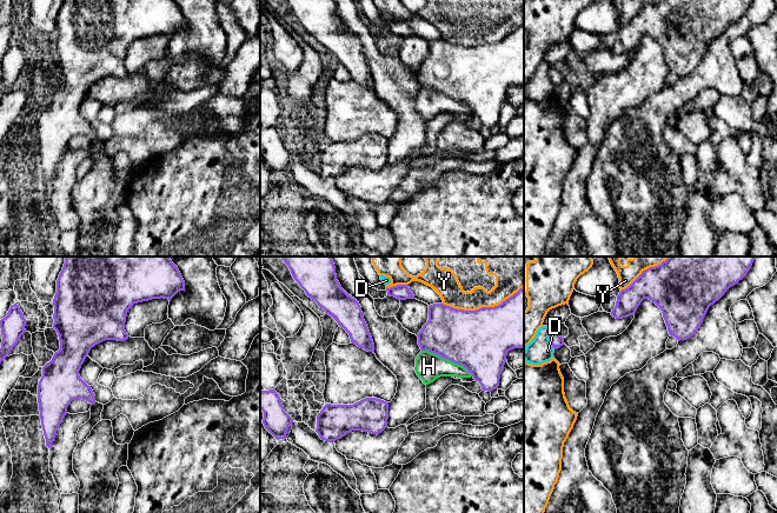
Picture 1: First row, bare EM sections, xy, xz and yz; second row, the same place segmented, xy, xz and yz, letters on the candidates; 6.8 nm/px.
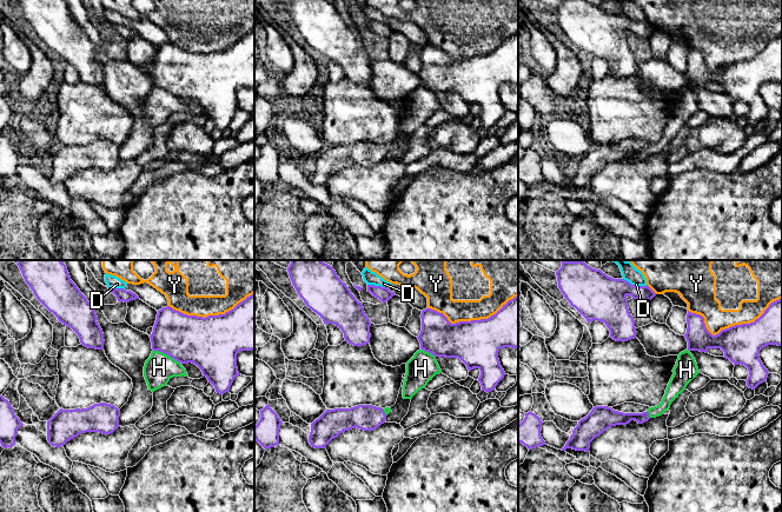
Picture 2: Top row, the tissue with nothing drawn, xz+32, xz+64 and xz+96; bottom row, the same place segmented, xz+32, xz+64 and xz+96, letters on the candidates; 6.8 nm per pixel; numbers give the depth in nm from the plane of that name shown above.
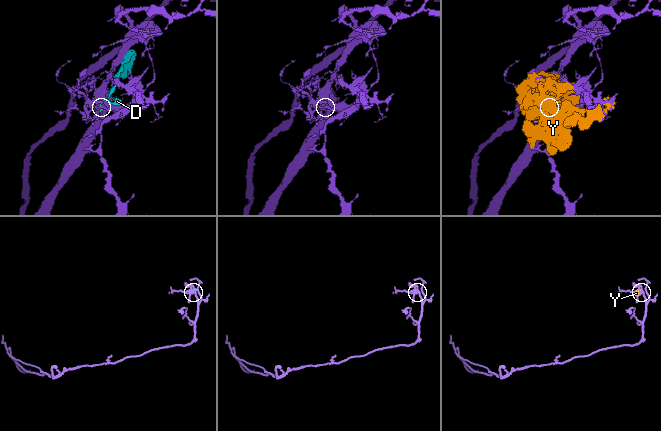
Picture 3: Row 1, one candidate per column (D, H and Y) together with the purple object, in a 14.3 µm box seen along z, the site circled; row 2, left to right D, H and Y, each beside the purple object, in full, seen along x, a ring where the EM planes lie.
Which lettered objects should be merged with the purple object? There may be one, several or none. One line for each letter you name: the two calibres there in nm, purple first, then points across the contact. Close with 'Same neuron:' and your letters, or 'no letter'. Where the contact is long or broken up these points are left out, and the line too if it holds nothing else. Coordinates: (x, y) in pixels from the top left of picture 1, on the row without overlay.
H: Thickness 400 nm (purple) against 190 nm
Same neuron: H

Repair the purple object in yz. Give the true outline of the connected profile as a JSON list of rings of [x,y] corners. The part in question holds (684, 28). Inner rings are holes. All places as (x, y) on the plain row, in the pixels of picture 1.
[[[660,0],[650,4],[643,7],[627,25],[619,28],[611,52],[616,55],[633,52],[640,39],[649,35],[660,45],[669,71],[678,78],[686,76],[698,67],[709,44],[718,38],[731,22],[742,16],[751,2],[752,0]]]

